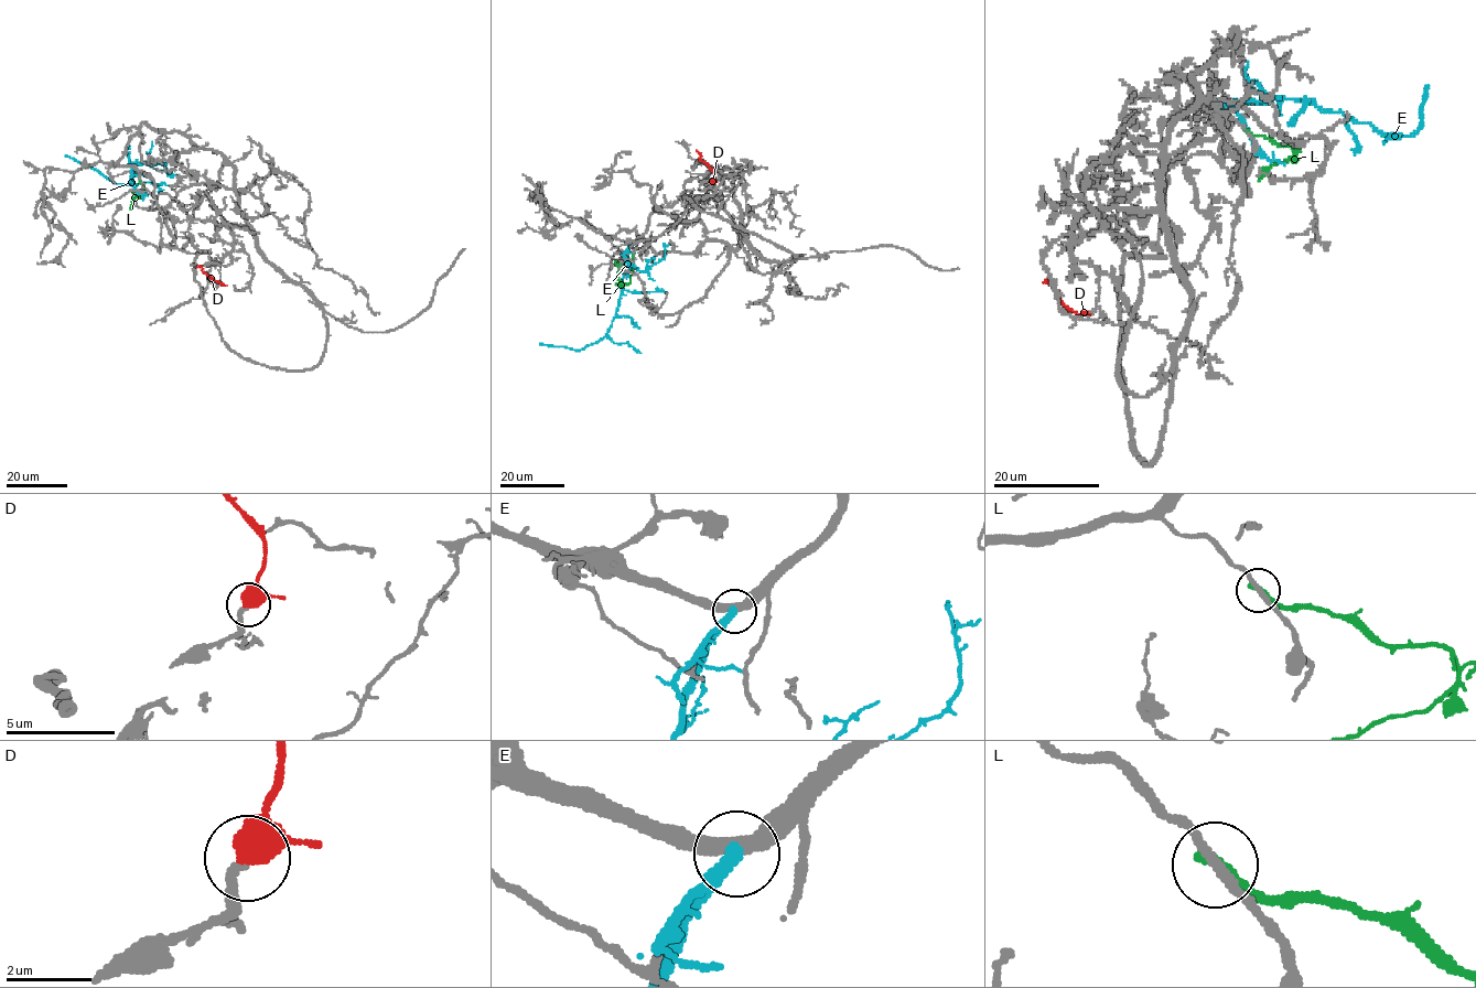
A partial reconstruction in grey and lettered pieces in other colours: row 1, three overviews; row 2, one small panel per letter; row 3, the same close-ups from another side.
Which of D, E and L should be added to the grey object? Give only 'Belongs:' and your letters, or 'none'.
Belongs: D

